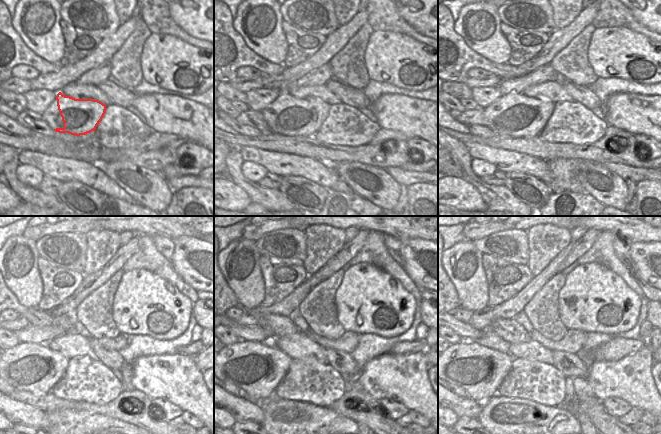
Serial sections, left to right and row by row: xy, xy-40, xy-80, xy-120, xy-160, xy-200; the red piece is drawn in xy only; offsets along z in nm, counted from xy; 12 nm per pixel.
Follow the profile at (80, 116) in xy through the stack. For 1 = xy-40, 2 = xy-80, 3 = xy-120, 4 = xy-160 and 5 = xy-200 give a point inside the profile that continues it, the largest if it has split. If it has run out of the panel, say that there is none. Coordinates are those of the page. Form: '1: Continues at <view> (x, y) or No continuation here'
1: Continues at xy-40 (304, 117)
2: Continues at xy-80 (528, 116)
3: Continues at xy-120 (30, 367)
4: Continues at xy-160 (257, 369)
5: Continues at xy-200 (479, 370)

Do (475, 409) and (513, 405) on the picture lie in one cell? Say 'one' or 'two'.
two

